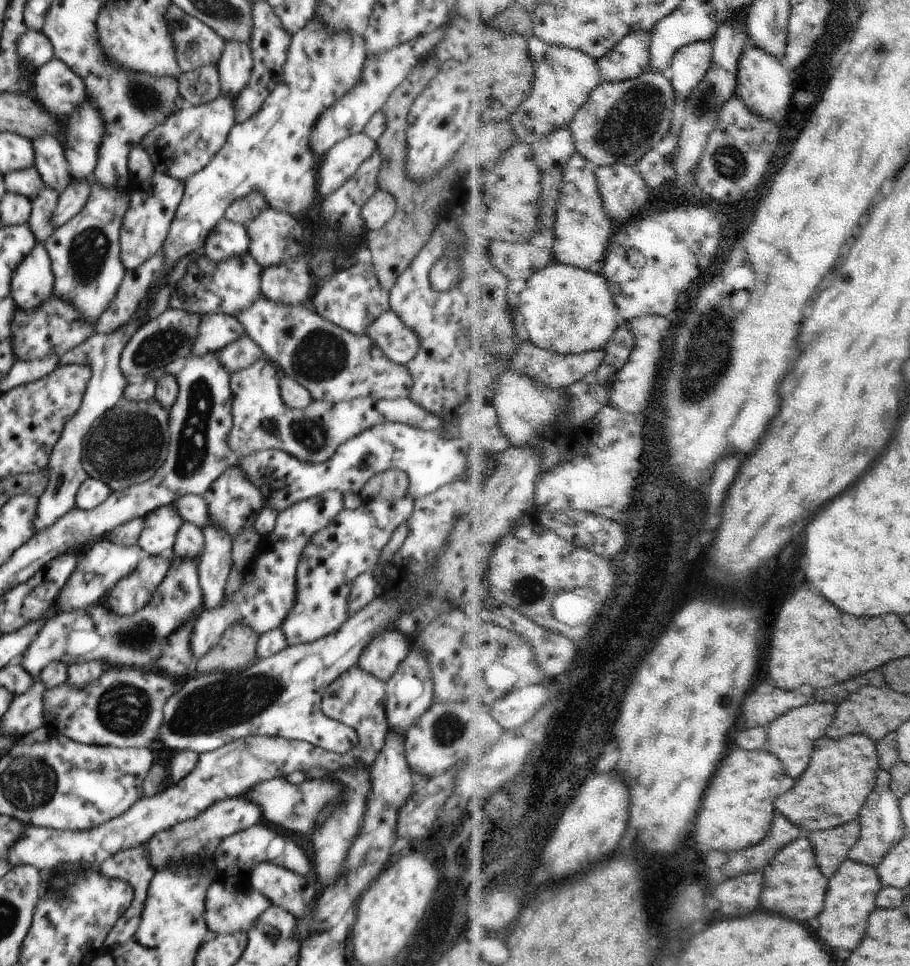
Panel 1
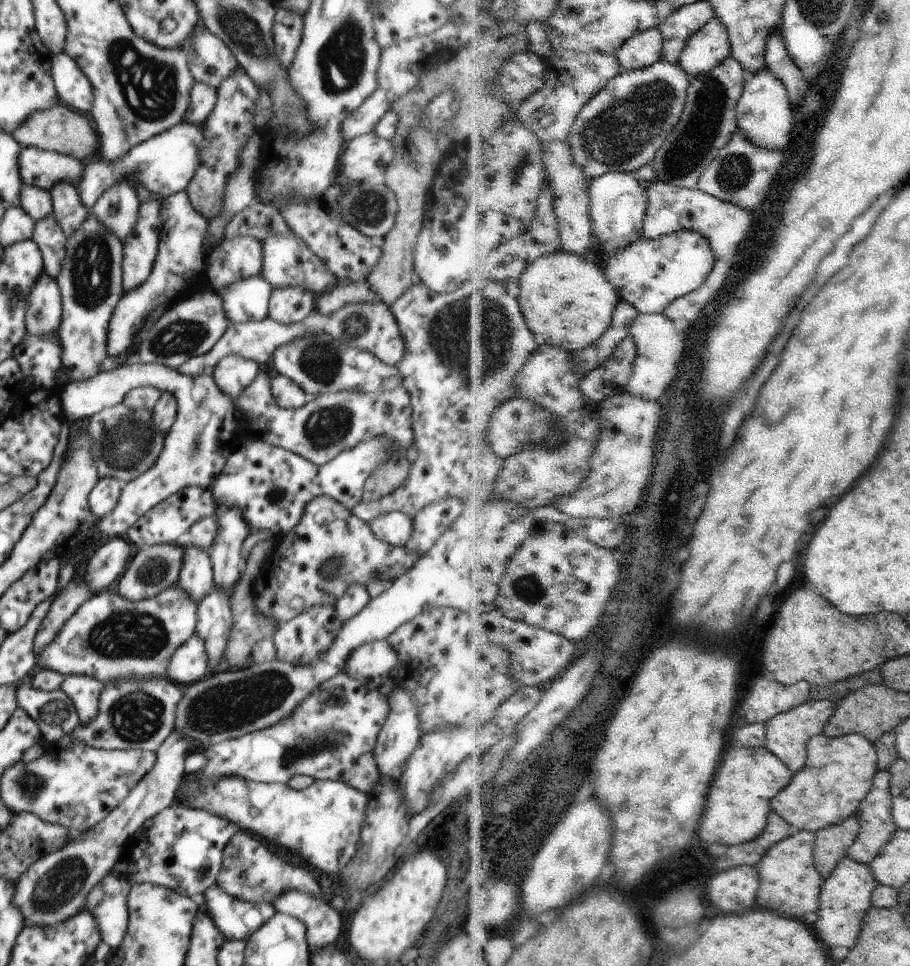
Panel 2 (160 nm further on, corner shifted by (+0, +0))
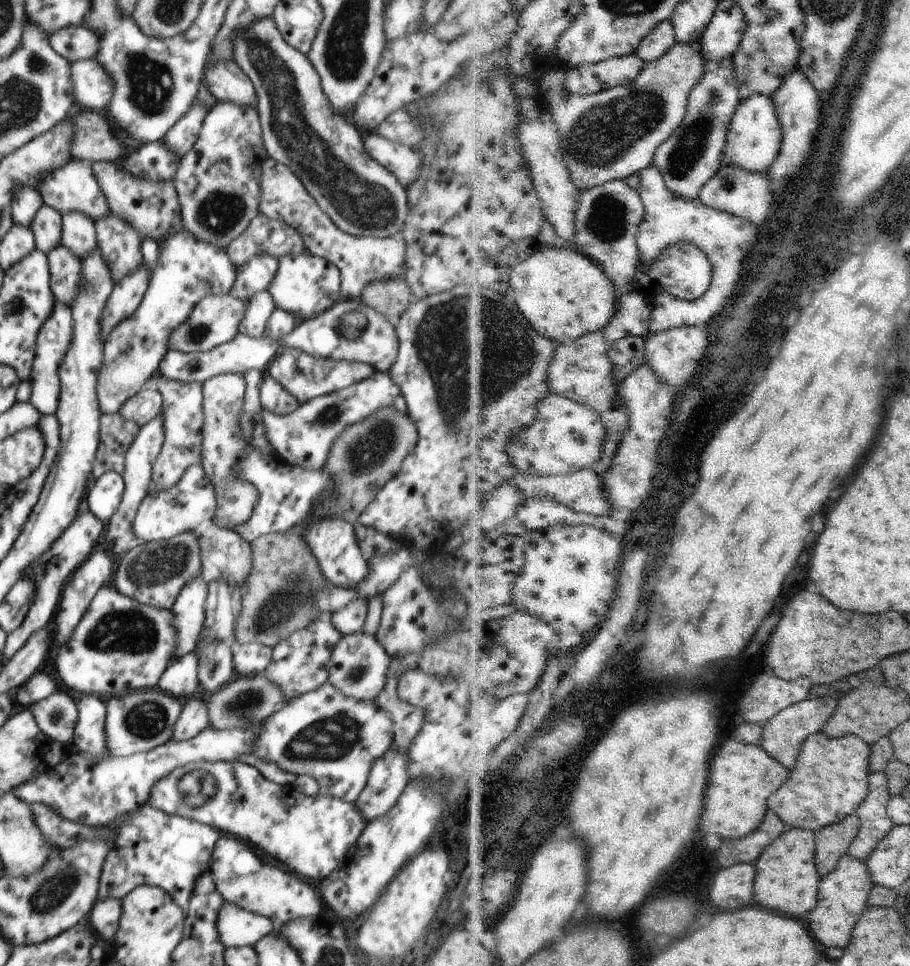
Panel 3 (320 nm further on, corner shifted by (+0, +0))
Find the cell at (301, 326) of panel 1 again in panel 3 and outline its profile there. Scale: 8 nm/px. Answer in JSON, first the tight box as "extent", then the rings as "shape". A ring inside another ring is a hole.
{"extent":[268,350,376,403],"shape":[[[282,350],[272,359],[268,372],[300,403],[308,402],[320,395],[336,392],[356,384],[368,377],[374,377],[376,370],[364,363],[352,361],[335,361],[334,359],[310,356],[300,350]]]}

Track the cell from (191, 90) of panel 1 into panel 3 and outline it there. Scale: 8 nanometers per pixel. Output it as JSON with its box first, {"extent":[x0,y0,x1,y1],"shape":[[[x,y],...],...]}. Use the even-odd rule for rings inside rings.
{"extent":[161,102,208,159],"shape":[[[194,102],[190,110],[161,138],[175,157],[180,159],[194,146],[208,110],[203,103]]]}

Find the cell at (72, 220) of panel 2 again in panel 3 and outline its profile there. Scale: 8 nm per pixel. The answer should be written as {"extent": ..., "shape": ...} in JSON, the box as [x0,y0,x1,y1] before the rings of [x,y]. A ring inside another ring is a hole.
{"extent":[61,213,97,260],"shape":[[[66,213],[61,217],[61,244],[80,260],[85,259],[97,249],[95,222],[80,213]]]}

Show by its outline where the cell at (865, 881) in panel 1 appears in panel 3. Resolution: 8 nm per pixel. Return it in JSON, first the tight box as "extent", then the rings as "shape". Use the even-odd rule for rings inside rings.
{"extent":[810,853,877,948],"shape":[[[848,853],[838,865],[838,868],[823,877],[821,882],[820,900],[816,910],[810,916],[811,930],[826,946],[848,948],[852,942],[857,924],[870,905],[870,895],[877,885],[873,879],[869,864]]]}

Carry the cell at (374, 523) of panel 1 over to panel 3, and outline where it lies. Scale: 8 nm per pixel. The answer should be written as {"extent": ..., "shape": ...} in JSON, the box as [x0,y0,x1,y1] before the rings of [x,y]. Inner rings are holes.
{"extent":[263,615,341,703],"shape":[[[326,615],[275,644],[263,675],[282,691],[284,703],[316,690],[328,681],[331,652],[341,638],[330,616]]]}

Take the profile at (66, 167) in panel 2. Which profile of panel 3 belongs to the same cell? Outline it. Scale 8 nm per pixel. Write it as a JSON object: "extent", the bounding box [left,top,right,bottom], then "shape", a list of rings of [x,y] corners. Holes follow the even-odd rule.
{"extent":[37,160,110,221],"shape":[[[74,160],[55,169],[43,177],[37,191],[41,194],[45,204],[55,208],[61,215],[80,213],[97,221],[101,216],[106,216],[110,212],[105,194],[100,190],[94,173],[91,171],[90,163],[87,162]]]}

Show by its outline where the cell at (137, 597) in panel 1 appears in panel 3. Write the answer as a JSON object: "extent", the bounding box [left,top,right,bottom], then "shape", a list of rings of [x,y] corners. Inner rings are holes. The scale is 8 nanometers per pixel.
{"extent":[114,531,201,610],"shape":[[[192,531],[168,540],[148,541],[125,552],[116,564],[114,586],[124,596],[154,608],[171,610],[183,586],[201,574],[201,546]]]}

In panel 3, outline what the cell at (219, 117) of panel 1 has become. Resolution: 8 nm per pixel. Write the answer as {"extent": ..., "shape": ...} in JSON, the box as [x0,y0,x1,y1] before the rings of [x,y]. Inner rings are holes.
{"extent":[121,140,180,182],"shape":[[[160,140],[141,144],[121,165],[137,177],[158,182],[172,181],[180,161]]]}

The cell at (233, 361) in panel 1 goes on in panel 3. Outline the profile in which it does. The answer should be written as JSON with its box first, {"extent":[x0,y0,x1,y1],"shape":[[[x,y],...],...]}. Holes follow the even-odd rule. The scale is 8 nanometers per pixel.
{"extent":[201,373,259,531],"shape":[[[240,373],[215,376],[201,386],[203,392],[201,465],[214,487],[217,498],[213,522],[228,531],[234,531],[239,525],[250,520],[259,499],[259,490],[250,481],[243,479],[237,469],[237,463],[253,450],[251,441],[242,436],[239,423],[245,386],[246,381]]]}

